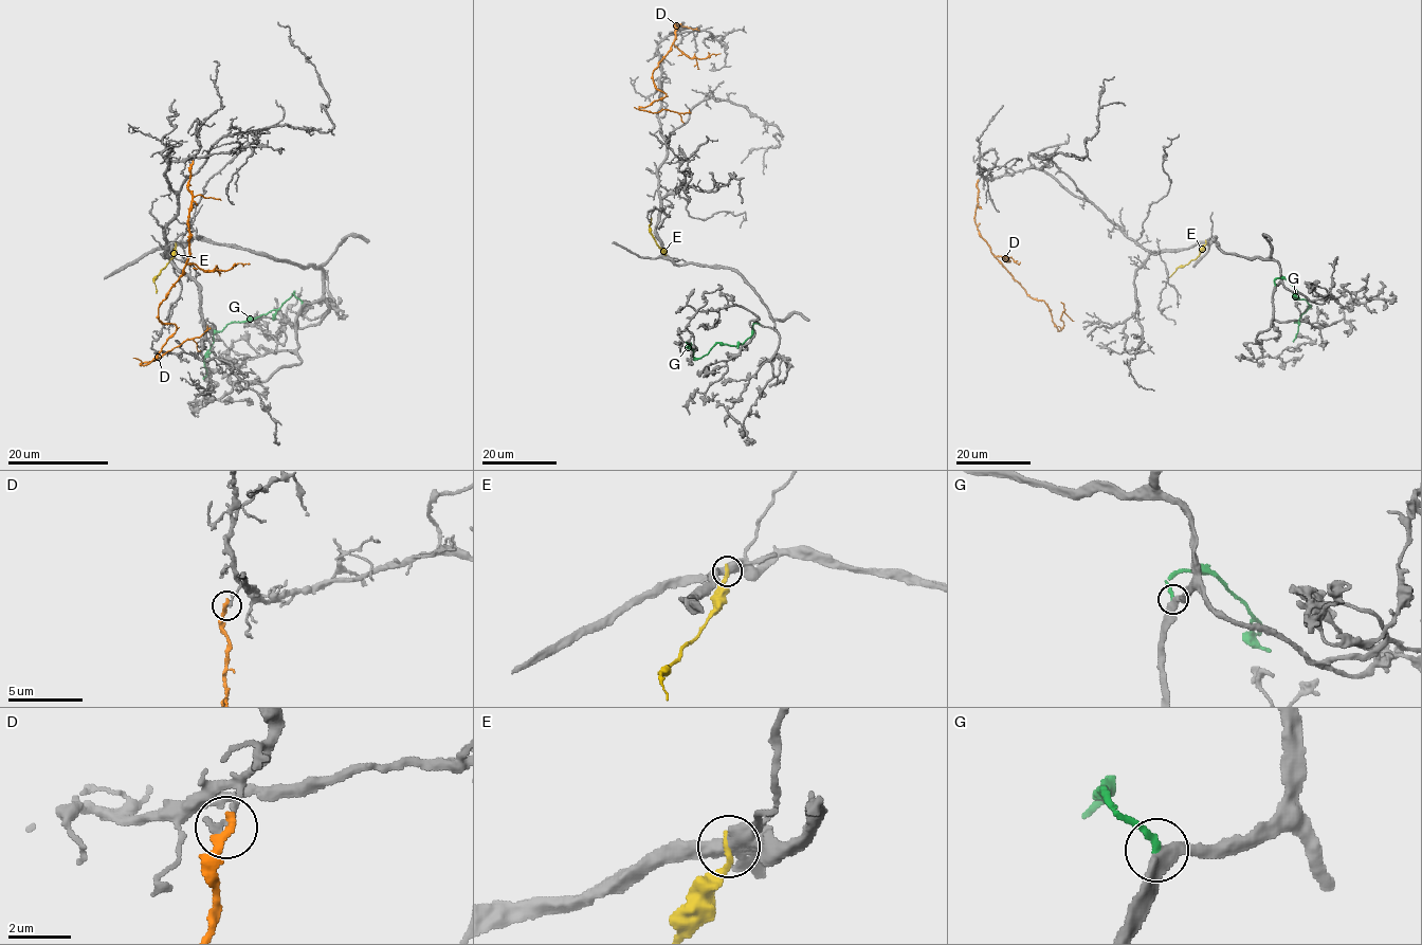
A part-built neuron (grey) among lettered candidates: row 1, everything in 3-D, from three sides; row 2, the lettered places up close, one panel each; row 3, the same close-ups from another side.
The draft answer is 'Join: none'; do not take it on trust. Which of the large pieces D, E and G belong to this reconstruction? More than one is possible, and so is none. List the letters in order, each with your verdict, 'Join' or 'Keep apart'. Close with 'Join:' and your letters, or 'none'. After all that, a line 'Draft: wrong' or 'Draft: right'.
D: Keep apart
E: Keep apart
G: Keep apart
Join: none
Draft: right

